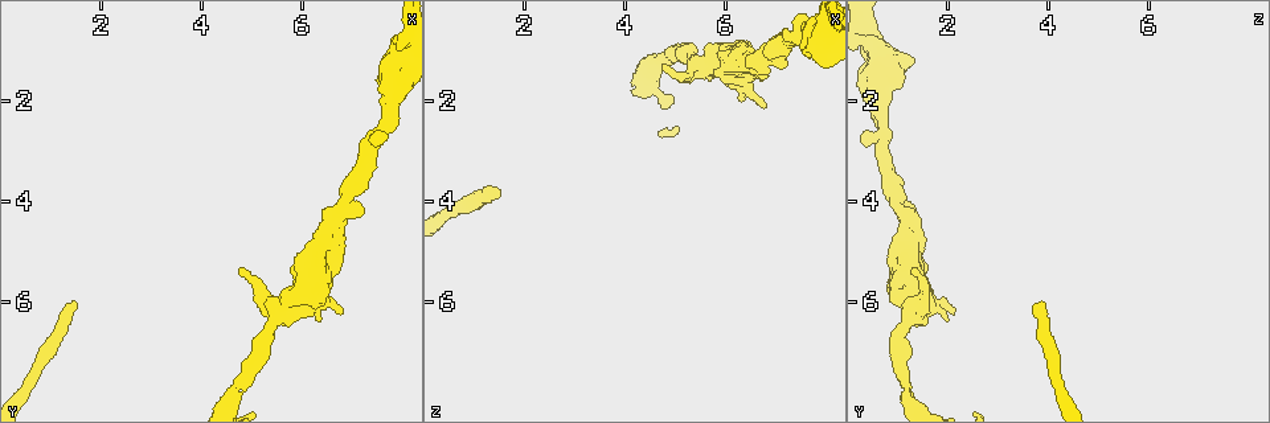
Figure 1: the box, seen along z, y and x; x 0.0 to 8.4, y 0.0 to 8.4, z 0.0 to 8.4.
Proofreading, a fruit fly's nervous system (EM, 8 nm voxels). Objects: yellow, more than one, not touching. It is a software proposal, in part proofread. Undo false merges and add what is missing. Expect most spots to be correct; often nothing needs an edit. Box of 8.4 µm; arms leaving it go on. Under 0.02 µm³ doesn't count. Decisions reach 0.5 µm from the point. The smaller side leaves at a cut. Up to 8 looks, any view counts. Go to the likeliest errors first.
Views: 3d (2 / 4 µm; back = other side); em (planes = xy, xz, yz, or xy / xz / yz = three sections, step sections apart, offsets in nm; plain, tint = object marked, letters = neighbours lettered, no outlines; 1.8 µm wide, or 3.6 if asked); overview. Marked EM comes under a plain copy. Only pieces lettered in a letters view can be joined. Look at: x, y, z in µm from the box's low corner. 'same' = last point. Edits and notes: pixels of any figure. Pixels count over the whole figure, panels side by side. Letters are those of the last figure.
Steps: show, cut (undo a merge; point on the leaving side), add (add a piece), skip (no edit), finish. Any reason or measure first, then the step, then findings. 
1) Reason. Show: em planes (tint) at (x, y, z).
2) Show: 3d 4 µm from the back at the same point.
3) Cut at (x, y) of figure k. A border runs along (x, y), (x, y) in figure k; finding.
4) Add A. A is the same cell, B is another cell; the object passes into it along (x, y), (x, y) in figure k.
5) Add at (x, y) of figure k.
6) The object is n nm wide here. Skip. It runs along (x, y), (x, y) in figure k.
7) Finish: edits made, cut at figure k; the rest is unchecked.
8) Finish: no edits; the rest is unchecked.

Show: em 3.6 µm xy step 8 (tint) at (1.45, 6.10, 3.95).

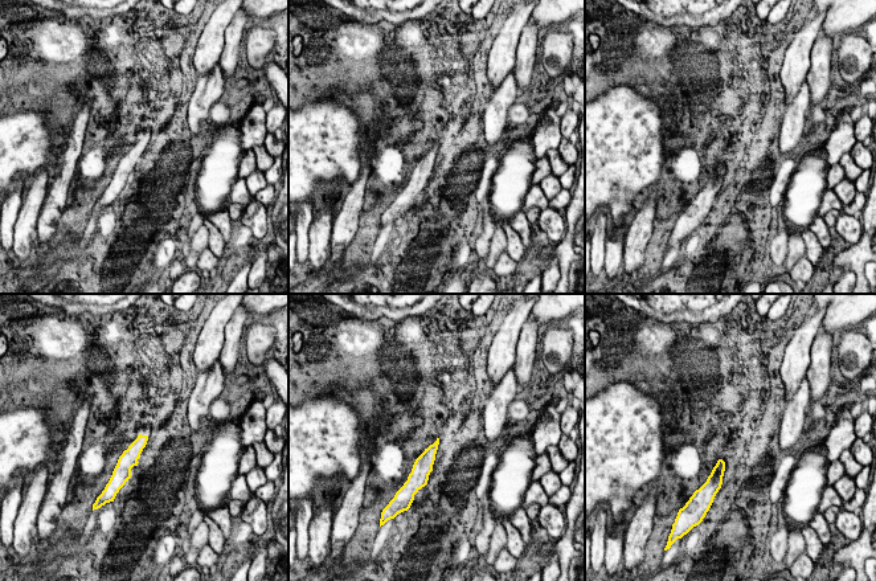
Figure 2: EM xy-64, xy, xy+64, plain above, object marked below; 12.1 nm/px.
What lies round it. Show: em 3.6 µm xy step 8 (letters) at the same point.

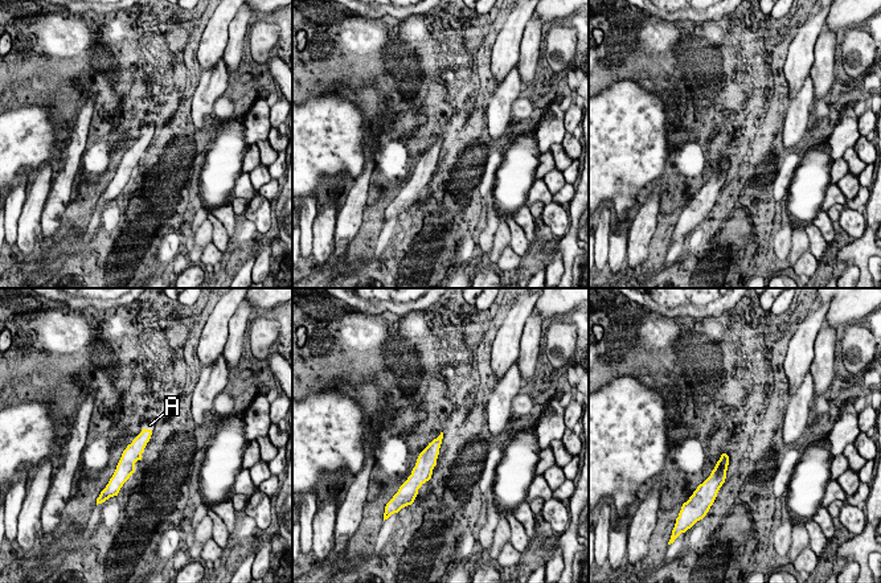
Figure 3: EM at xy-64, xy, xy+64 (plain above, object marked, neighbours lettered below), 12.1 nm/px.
Add A. A is the same cell; the object passes into it along (136, 447), (147, 430), (150, 425) in figure 3; the neuron continues.

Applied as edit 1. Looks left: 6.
See it whole again. Show: overview.

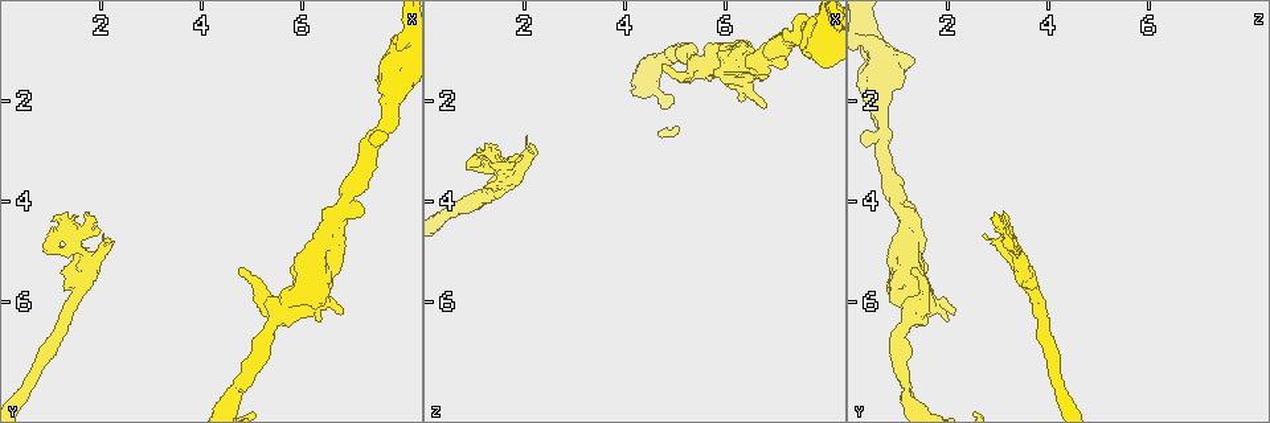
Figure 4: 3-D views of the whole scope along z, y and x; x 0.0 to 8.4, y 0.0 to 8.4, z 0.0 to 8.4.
Branch stops here. Show: em xz step 16 (letters) at (2.05, 4.80, 2.80).

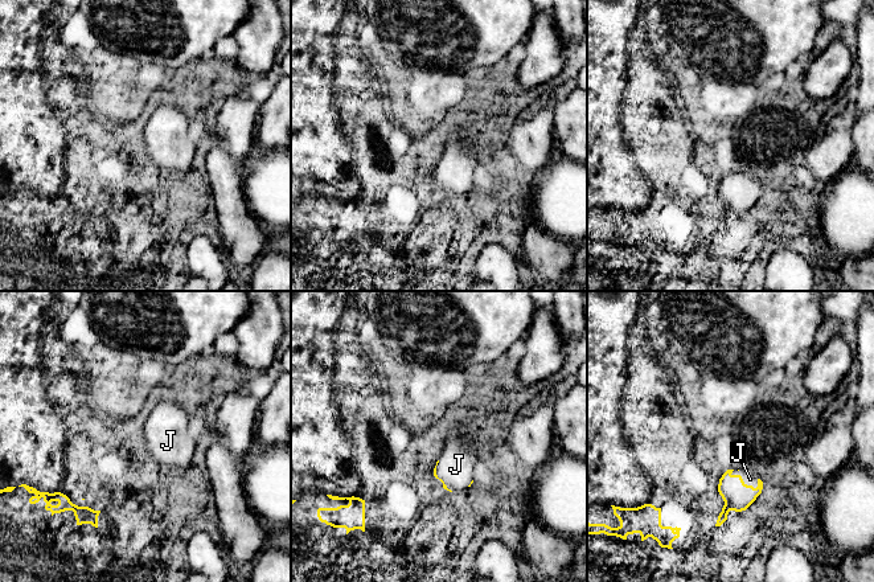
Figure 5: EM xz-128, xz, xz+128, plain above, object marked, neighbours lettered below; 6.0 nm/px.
Add J. J is the same cell; the object passes into it along (738, 496), (743, 482), (750, 479) in figure 5; it goes on there.

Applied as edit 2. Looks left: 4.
Branch stops here. Show: em xz step 8 (letters) at (7.25, 4.20, 1.30).

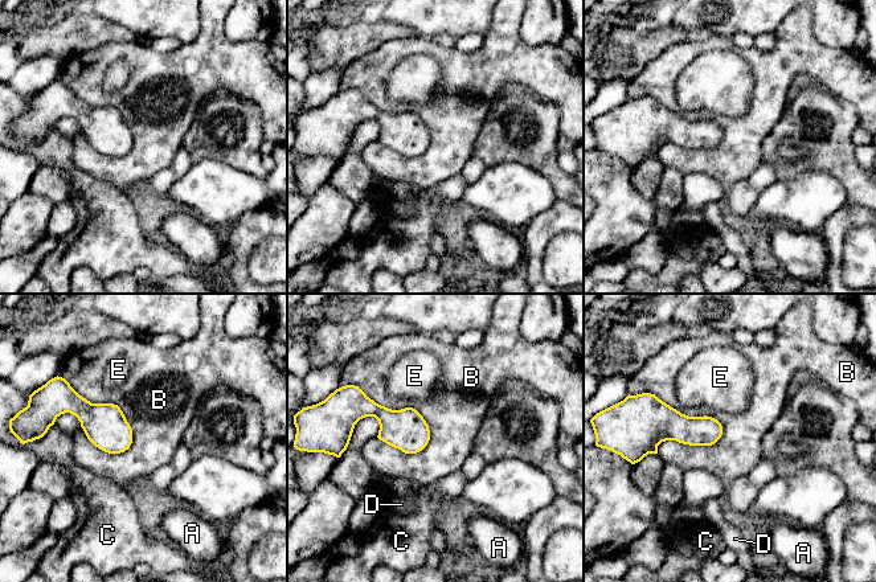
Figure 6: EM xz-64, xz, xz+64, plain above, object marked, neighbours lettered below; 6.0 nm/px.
Skip. A, B, C, D and E are other cells; a border runs along (654, 394), (713, 417), (721, 437) in figure 6; no lettered piece goes on from it.

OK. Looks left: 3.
Finish: edits made, add at figure 3, add at figure 5; the rest is unchecked.

